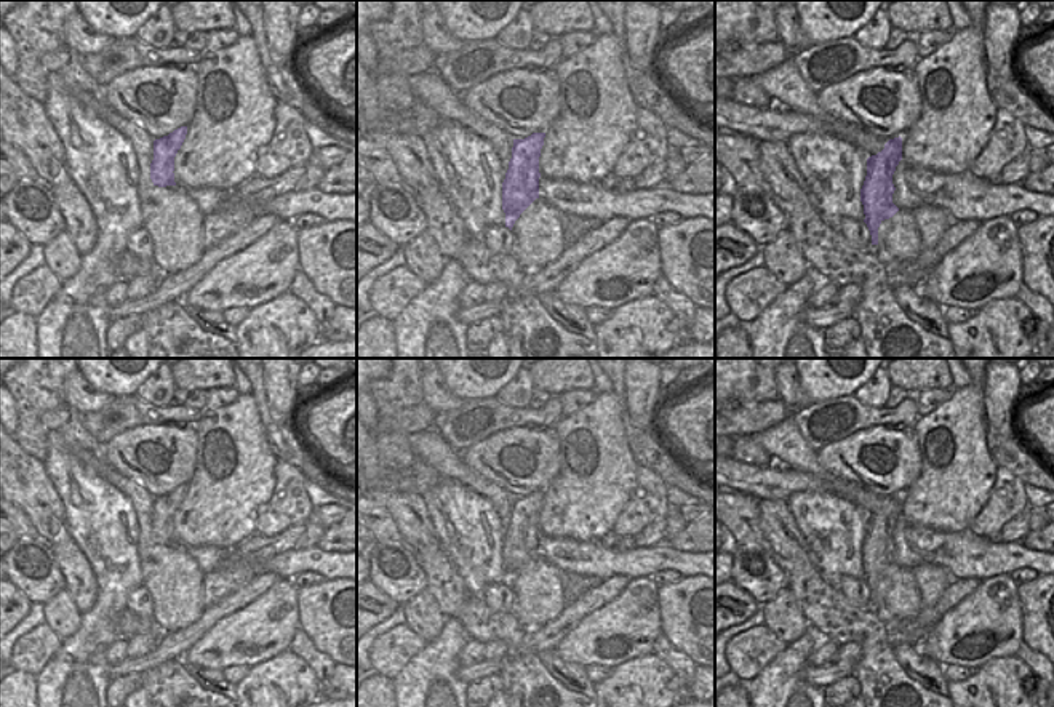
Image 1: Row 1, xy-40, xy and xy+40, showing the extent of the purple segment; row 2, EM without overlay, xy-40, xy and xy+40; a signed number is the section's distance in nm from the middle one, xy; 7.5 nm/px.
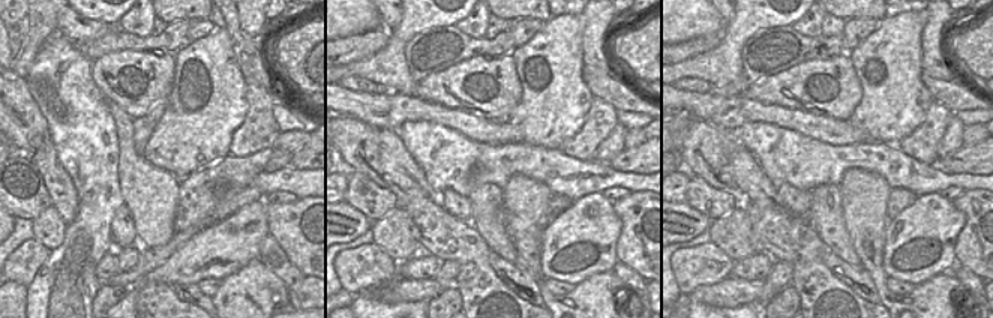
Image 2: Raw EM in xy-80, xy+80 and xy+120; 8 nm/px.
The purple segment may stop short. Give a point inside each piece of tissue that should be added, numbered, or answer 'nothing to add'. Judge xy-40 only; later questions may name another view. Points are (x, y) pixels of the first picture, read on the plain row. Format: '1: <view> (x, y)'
nothing to add

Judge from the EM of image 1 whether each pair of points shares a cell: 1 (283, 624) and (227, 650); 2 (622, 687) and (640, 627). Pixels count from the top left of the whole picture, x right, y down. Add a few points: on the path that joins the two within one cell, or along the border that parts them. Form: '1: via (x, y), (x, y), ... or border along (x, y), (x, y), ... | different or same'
1: via (269, 624), (242, 639) | same
2: border along (653, 653), (629, 658), (613, 669) | different

